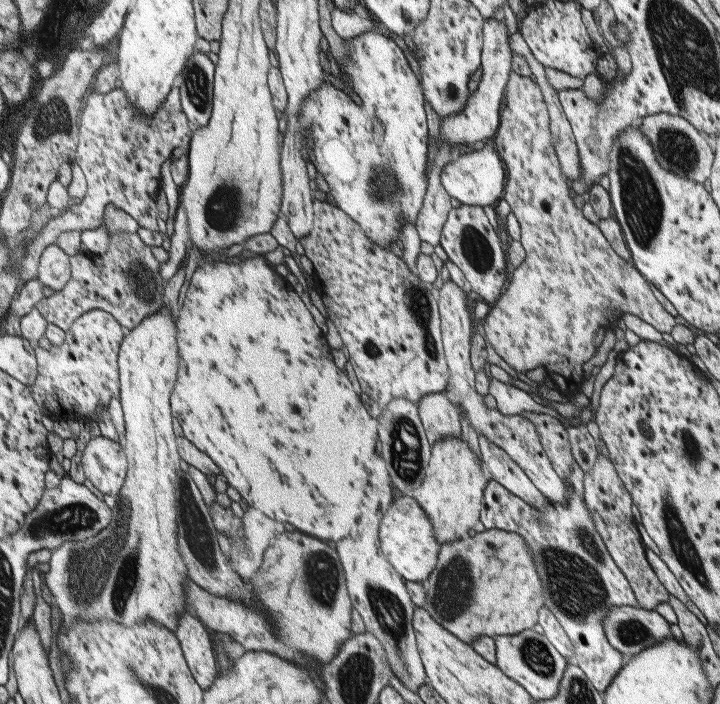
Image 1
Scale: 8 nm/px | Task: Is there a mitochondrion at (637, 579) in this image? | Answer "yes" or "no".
no

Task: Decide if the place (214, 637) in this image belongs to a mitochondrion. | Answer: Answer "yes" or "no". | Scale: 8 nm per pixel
no

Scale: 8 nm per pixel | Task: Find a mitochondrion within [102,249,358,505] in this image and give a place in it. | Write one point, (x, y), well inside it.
(141, 280)

